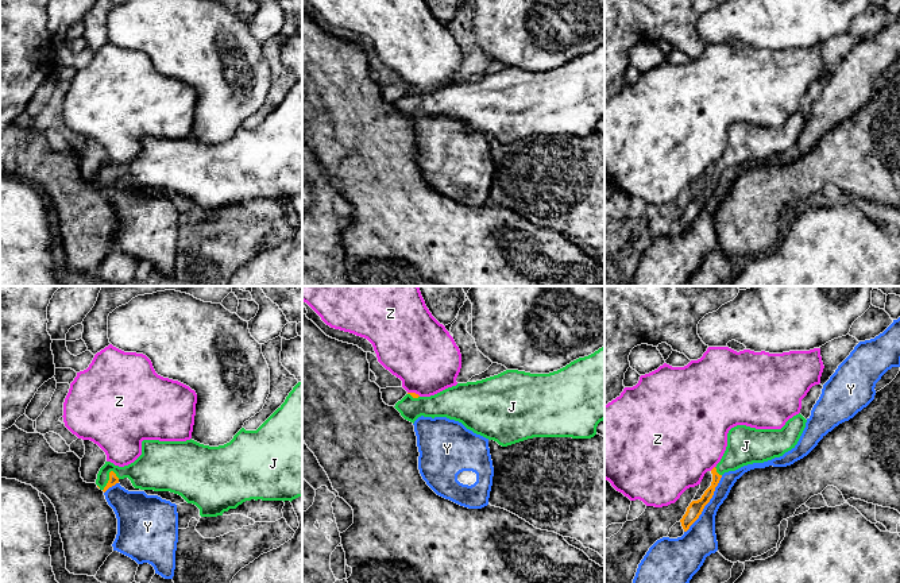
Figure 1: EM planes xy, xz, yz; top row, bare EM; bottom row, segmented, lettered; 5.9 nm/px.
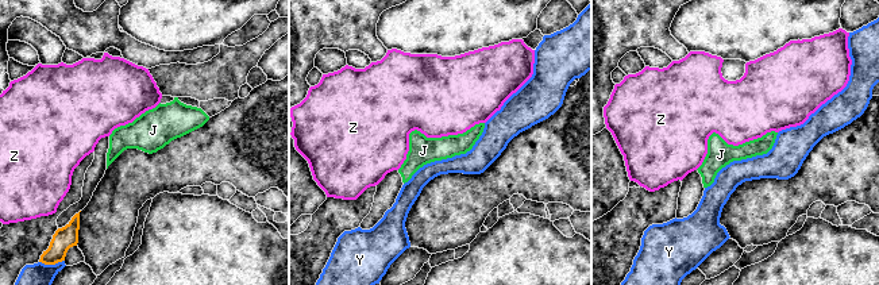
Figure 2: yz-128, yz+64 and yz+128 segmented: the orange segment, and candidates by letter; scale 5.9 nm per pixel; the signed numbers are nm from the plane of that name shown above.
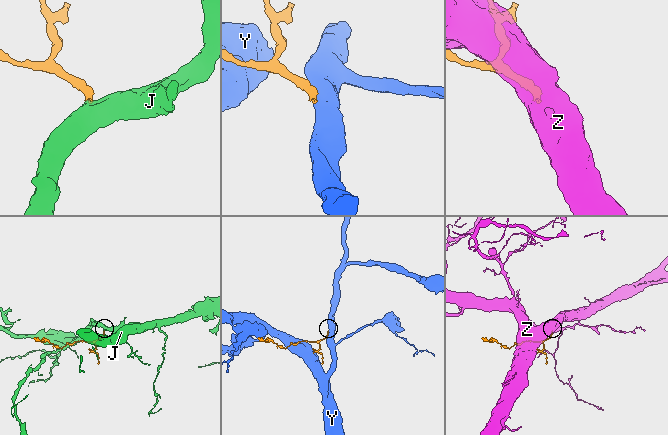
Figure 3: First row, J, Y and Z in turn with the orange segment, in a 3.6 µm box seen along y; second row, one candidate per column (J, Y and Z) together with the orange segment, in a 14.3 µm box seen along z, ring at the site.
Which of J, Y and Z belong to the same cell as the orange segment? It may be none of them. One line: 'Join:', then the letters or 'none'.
Join: J

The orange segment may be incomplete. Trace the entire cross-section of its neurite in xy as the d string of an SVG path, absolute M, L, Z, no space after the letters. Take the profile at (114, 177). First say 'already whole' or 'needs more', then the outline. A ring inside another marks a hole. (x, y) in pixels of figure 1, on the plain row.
needs more | M302 80L293 85L285 100L256 128L242 126L229 140L219 144L204 143L192 136L186 139L143 138L142 152L134 161L119 165L105 159L97 171L96 182L105 190L124 175L128 175L135 186L181 193L188 201L200 206L201 215L223 213L224 209L251 197L291 200L302 194Z

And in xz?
needs more | M604 45L549 72L506 67L482 78L457 81L430 94L407 90L394 105L413 121L421 113L459 119L502 144L533 135L591 136L604 117Z

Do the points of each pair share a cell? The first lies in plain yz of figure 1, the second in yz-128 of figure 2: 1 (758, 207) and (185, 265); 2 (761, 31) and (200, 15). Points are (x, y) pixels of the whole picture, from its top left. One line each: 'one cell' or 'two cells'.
1: two cells
2: one cell

